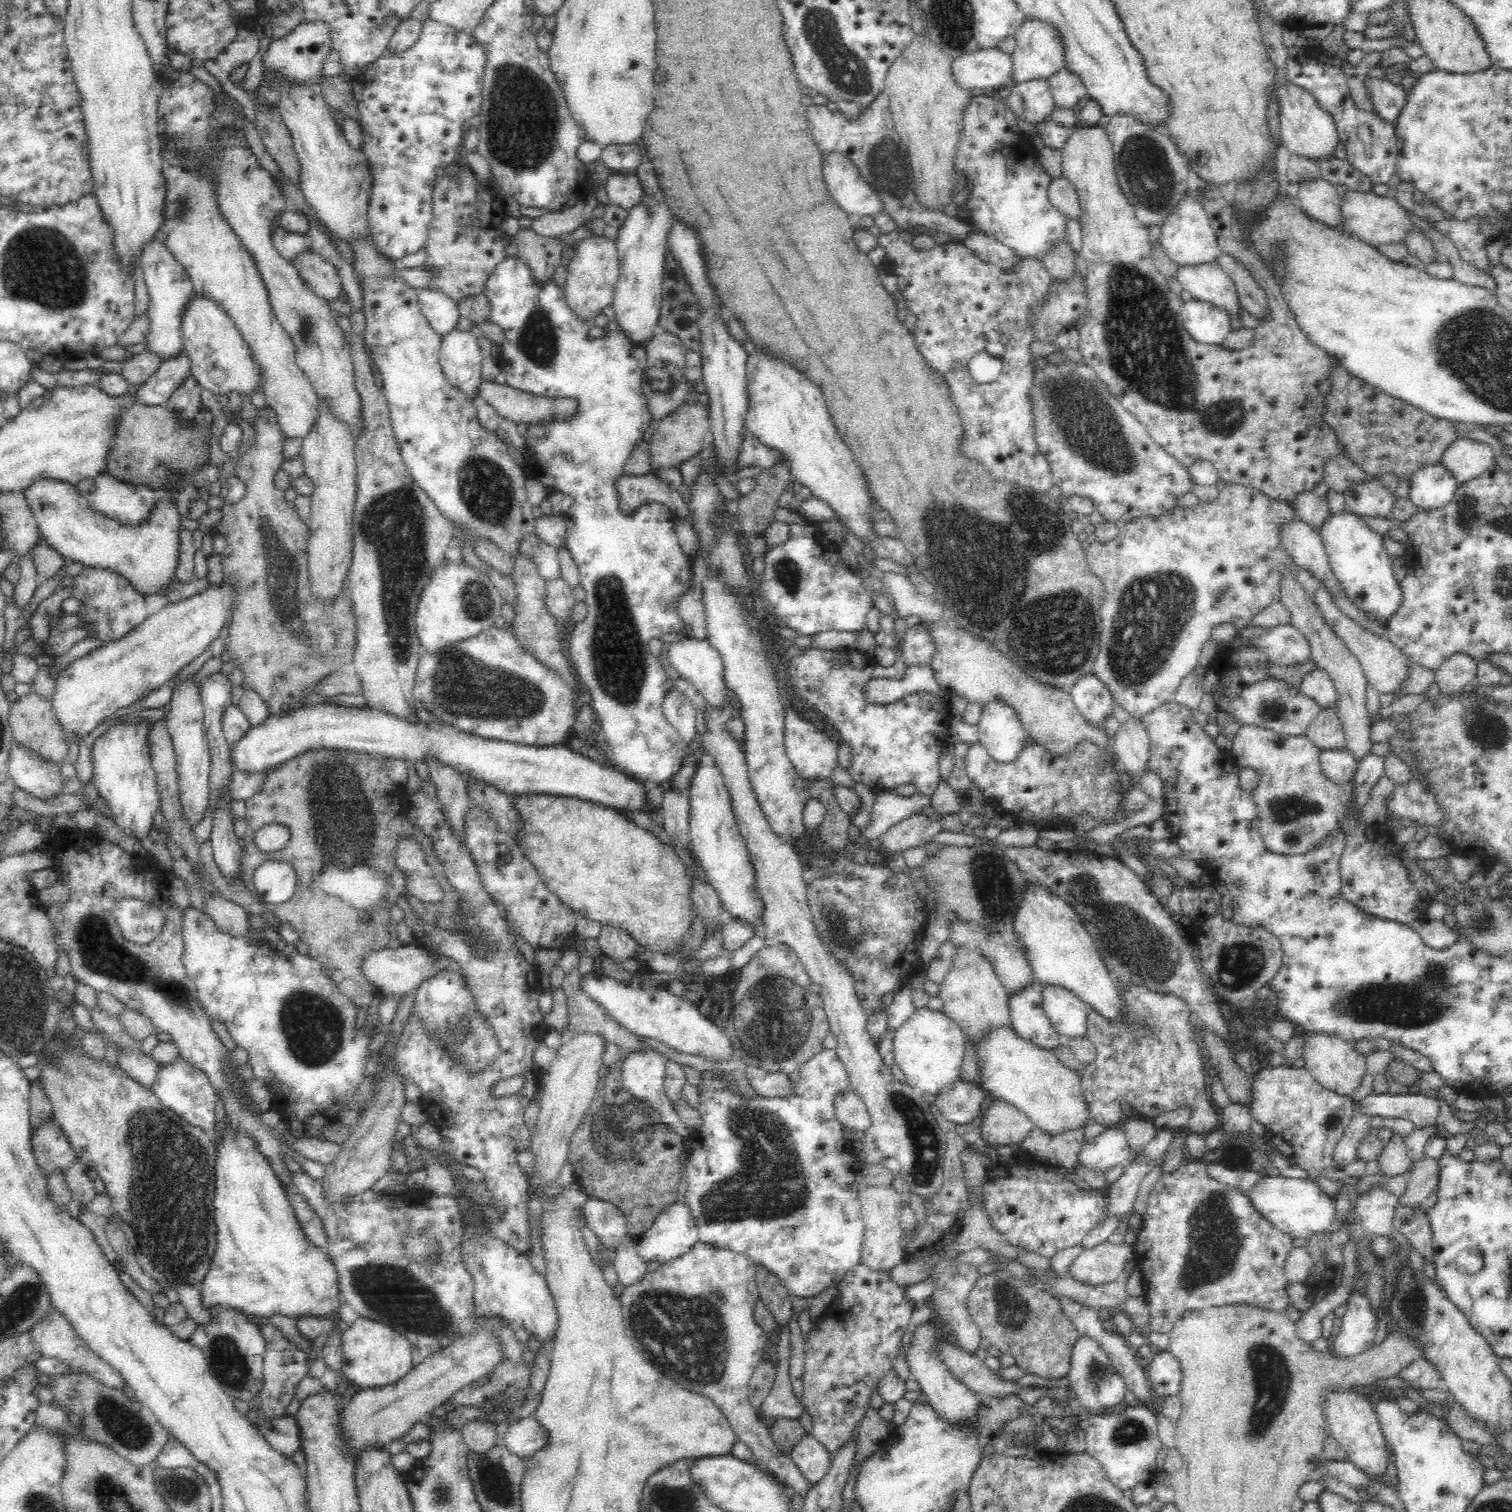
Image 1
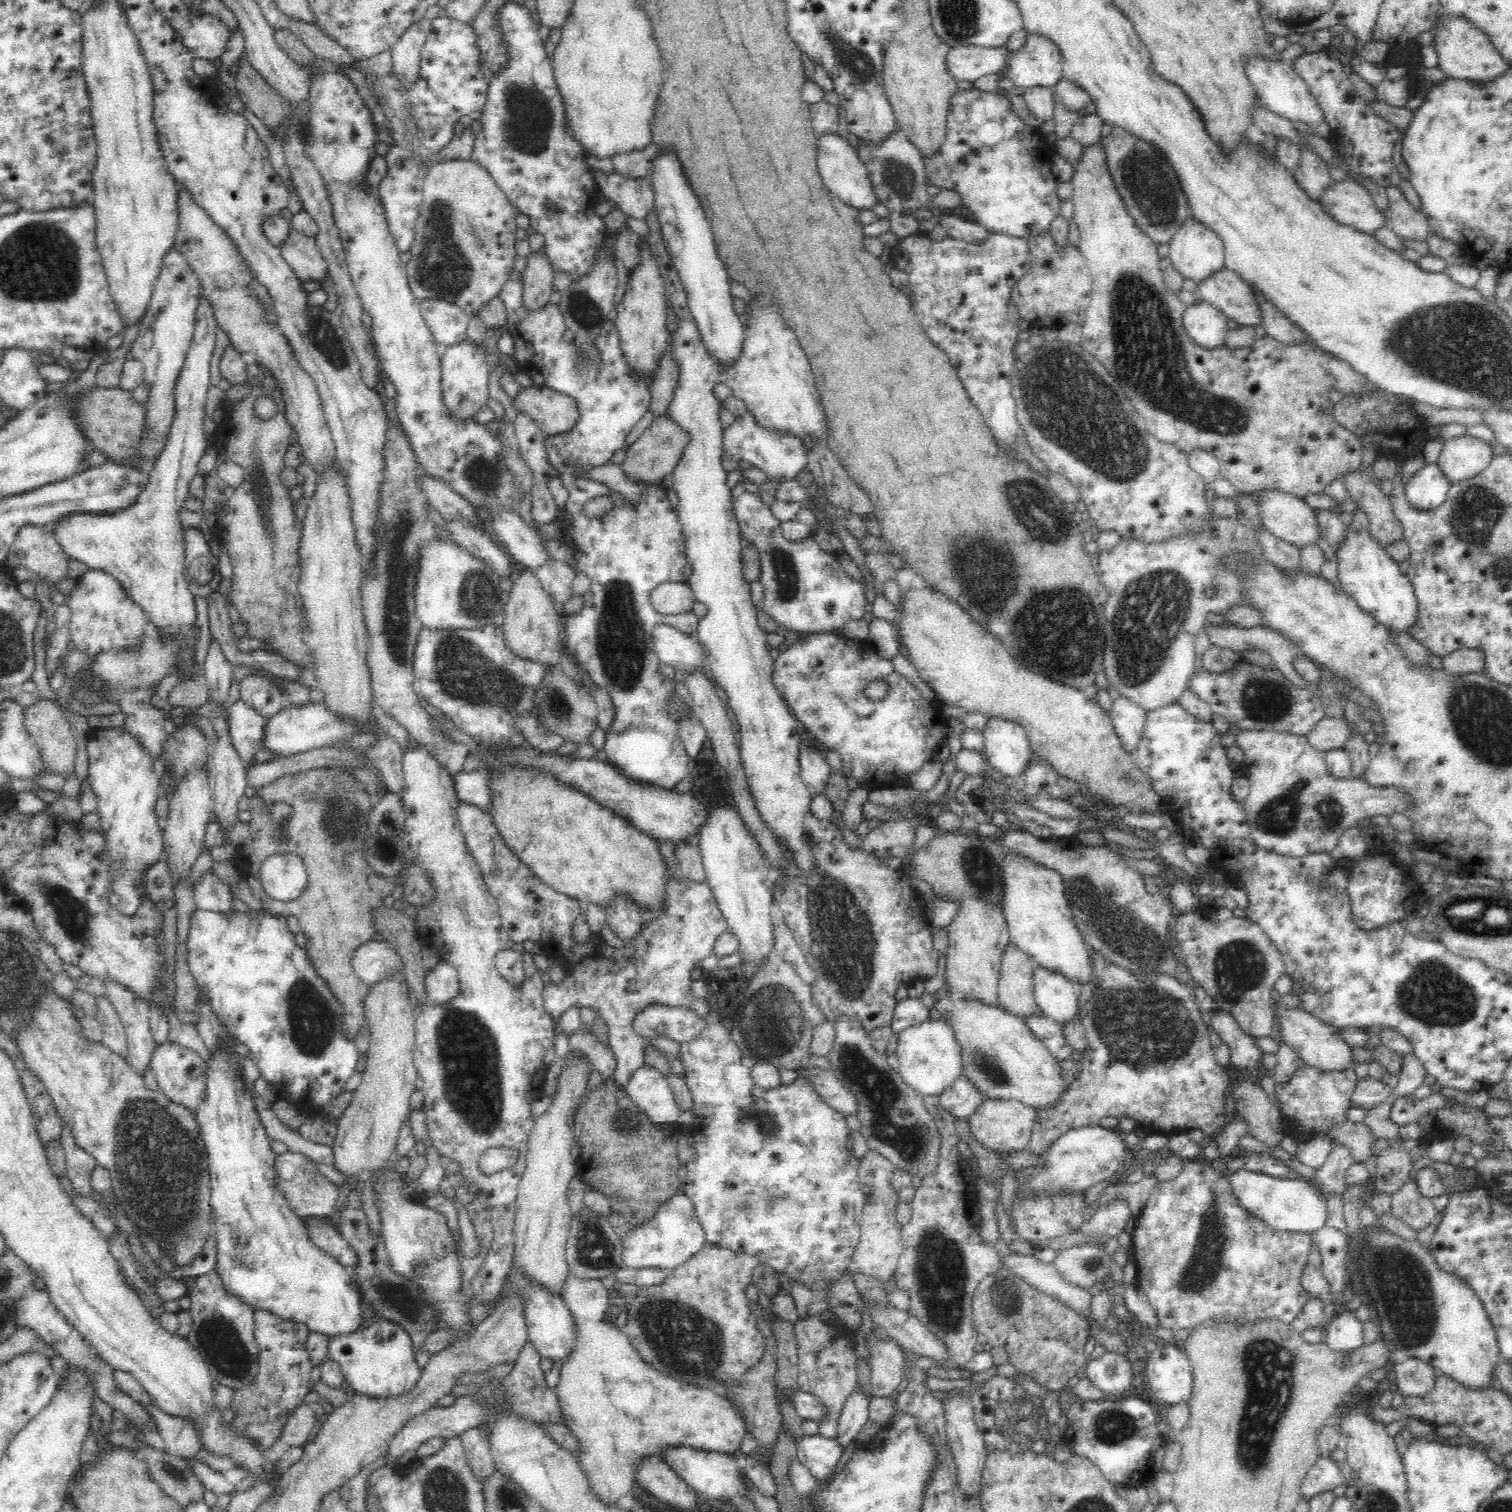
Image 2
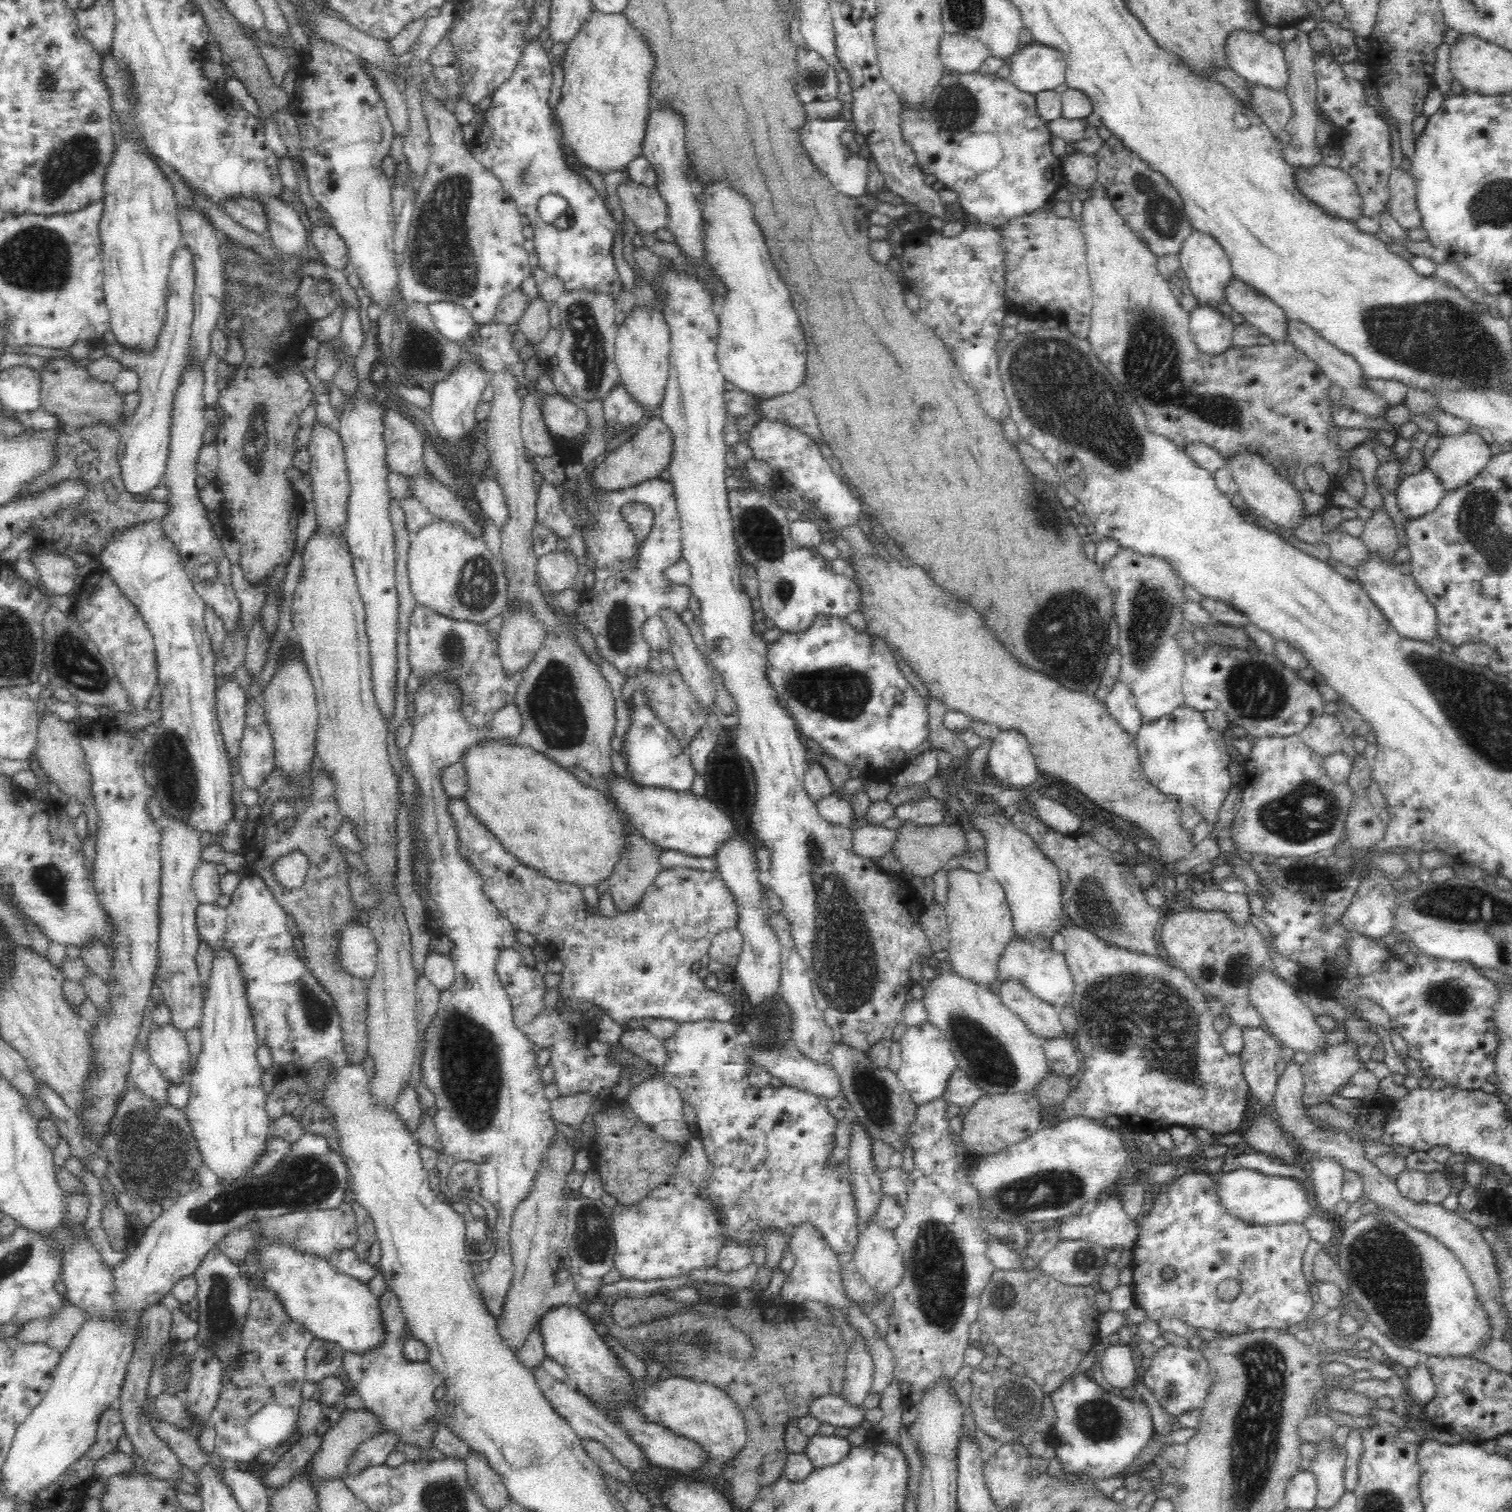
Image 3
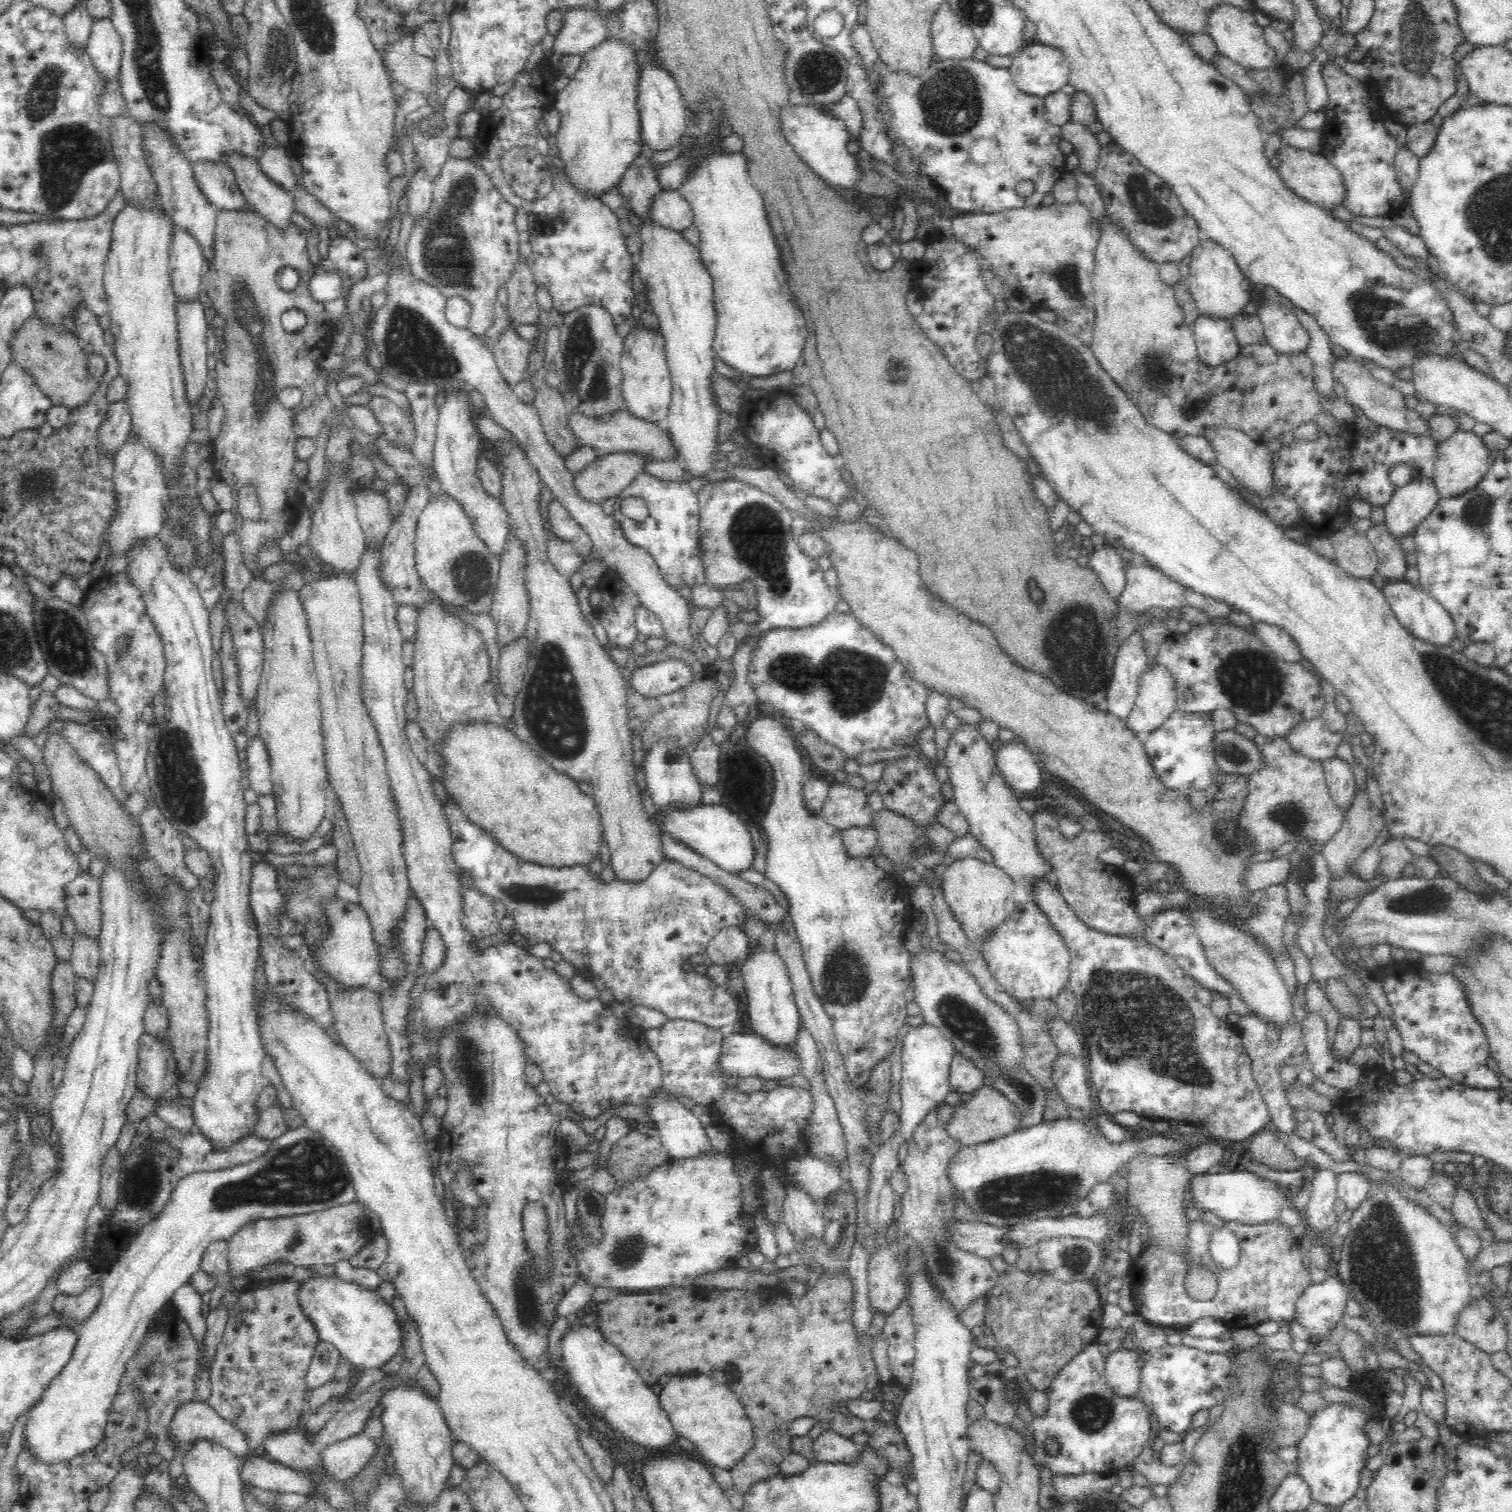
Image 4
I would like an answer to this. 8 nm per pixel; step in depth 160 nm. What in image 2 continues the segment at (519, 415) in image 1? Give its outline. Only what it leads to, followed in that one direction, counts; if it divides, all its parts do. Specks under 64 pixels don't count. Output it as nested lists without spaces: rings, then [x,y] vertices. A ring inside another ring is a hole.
[[[532,385],[522,388],[513,398],[513,405],[516,410],[532,415],[546,436],[570,432],[579,419],[577,402],[548,387]]]

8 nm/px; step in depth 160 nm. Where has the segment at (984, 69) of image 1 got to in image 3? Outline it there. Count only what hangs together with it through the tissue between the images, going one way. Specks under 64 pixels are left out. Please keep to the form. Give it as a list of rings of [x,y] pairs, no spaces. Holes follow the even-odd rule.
[[[943,32],[939,42],[939,57],[947,70],[960,72],[974,72],[988,56],[989,51],[978,39],[954,32]]]

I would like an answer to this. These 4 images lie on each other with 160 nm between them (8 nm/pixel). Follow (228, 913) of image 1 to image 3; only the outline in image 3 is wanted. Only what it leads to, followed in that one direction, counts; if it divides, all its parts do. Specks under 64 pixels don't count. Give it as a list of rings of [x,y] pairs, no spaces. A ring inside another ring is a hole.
[[[200,861],[194,869],[192,886],[199,903],[214,903],[221,895],[219,880],[222,869],[212,862]]]

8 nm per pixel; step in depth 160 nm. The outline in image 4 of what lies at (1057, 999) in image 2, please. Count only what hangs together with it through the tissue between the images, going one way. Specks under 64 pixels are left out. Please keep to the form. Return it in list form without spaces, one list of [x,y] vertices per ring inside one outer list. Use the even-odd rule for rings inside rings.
[[[1032,898],[1017,902],[1008,918],[980,936],[979,946],[994,979],[1018,1002],[1036,998],[1055,999],[1068,984],[1069,951],[1046,911],[1038,908]]]

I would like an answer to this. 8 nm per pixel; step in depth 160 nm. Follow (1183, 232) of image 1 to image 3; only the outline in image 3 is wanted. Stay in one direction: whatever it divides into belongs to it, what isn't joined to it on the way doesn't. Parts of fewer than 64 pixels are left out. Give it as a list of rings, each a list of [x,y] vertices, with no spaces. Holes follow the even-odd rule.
[[[1194,230],[1186,238],[1185,246],[1178,255],[1180,272],[1188,278],[1189,287],[1197,302],[1202,306],[1222,306],[1226,302],[1226,288],[1235,278],[1232,272],[1230,259],[1225,254],[1223,247],[1214,237]]]

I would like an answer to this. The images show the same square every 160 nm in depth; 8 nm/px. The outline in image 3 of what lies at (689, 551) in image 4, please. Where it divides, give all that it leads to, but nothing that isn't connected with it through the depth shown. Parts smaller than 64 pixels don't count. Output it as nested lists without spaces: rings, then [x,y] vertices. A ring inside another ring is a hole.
[[[660,477],[619,491],[595,491],[594,495],[596,498],[592,500],[582,497],[582,503],[586,503],[597,515],[599,526],[594,529],[582,527],[582,536],[587,554],[594,558],[591,571],[595,576],[595,584],[592,590],[588,590],[591,597],[586,606],[582,606],[573,616],[594,637],[596,650],[602,660],[612,663],[624,678],[628,678],[647,669],[651,658],[649,644],[642,634],[644,621],[656,616],[662,605],[670,605],[681,614],[688,606],[689,596],[693,595],[690,587],[684,588],[664,574],[683,557],[681,517],[673,483]],[[632,501],[650,505],[654,514],[651,532],[643,539],[633,534],[621,514],[622,506]],[[638,547],[640,552],[635,552]],[[634,559],[640,559],[636,568],[633,568]]]

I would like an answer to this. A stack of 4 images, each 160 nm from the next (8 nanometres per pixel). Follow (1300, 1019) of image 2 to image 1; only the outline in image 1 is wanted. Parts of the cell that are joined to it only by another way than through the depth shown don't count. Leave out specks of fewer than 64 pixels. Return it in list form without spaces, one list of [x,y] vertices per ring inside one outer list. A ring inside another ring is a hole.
[[[1299,1029],[1297,1036],[1302,1039],[1302,1056],[1306,1062],[1305,1068],[1310,1070],[1327,1089],[1338,1091],[1340,1094],[1352,1095],[1367,1074],[1366,1057],[1356,1049],[1355,1041],[1347,1041],[1322,1030]]]

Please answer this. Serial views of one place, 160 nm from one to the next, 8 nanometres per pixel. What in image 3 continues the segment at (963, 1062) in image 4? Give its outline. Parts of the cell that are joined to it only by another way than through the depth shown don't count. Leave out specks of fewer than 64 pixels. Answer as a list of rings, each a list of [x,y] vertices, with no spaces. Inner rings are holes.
[[[957,1067],[948,1080],[943,1098],[948,1103],[957,1104],[967,1109],[973,1102],[976,1102],[983,1095],[982,1088],[978,1087],[968,1077],[968,1074]]]

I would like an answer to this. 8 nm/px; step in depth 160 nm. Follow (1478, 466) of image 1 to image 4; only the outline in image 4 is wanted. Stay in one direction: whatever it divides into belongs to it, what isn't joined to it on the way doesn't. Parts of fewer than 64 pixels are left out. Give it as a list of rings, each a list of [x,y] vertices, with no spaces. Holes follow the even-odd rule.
[[[1457,429],[1448,440],[1438,444],[1432,482],[1439,498],[1456,498],[1473,490],[1485,478],[1491,468],[1491,452],[1480,436],[1472,431]]]

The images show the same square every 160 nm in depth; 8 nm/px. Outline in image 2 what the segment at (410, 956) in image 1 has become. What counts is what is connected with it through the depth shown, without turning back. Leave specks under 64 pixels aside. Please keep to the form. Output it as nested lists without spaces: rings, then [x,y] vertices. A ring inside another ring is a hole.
[[[376,939],[362,942],[352,952],[352,967],[356,977],[367,985],[387,977],[390,971],[403,970],[404,964],[396,955],[396,950],[387,941],[377,942]]]

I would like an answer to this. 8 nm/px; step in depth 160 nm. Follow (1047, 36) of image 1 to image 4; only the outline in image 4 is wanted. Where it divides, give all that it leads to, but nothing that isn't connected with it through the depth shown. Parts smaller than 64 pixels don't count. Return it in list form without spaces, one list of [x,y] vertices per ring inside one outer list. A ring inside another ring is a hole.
[[[1032,44],[1012,56],[1009,67],[1014,84],[1026,94],[1046,97],[1064,88],[1070,69],[1060,50]]]

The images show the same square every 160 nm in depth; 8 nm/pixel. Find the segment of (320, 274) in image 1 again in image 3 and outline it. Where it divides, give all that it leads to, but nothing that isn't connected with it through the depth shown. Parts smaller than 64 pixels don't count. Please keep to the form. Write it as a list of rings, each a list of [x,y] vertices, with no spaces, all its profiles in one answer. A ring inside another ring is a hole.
[[[260,195],[257,201],[263,206],[267,220],[266,232],[277,250],[285,254],[298,254],[302,248],[307,248],[308,234],[292,204],[280,200],[278,195]]]

